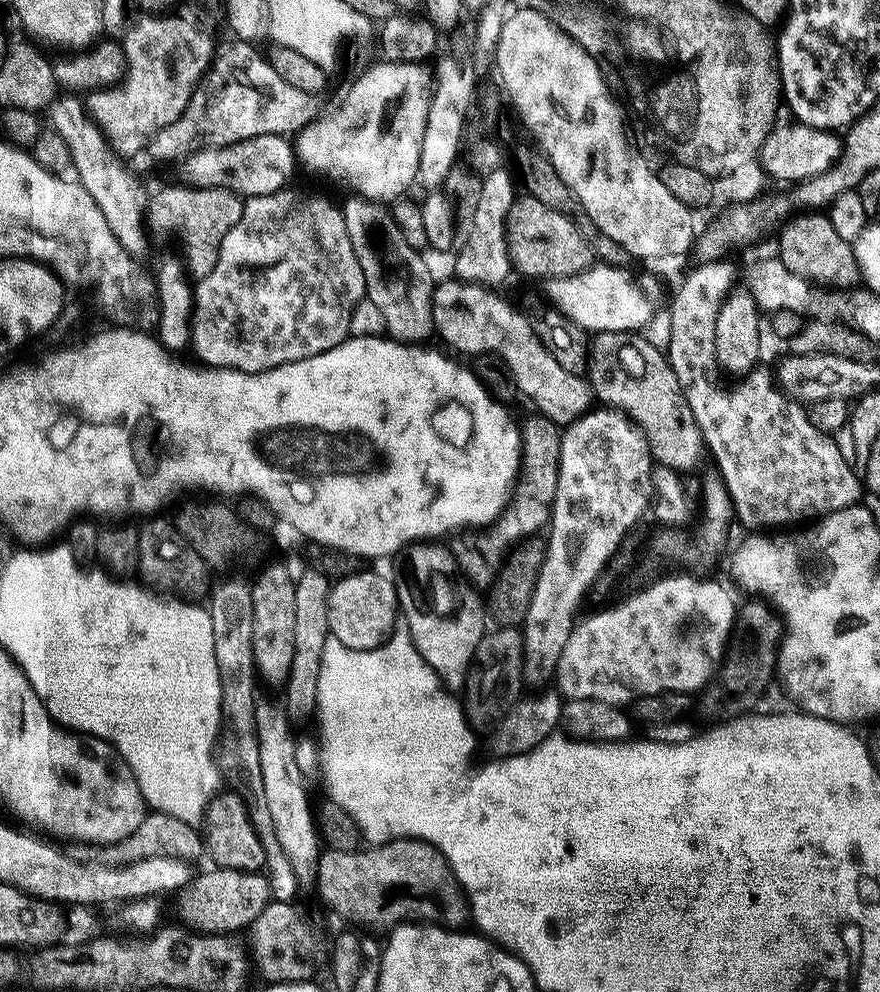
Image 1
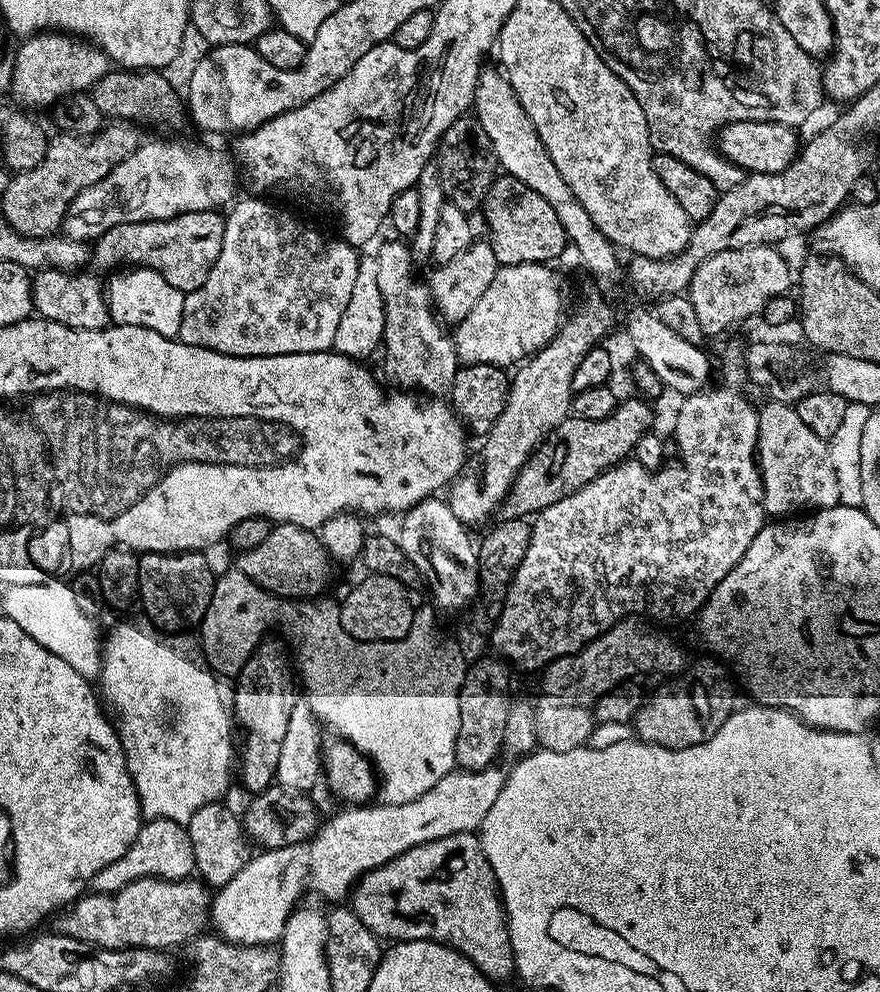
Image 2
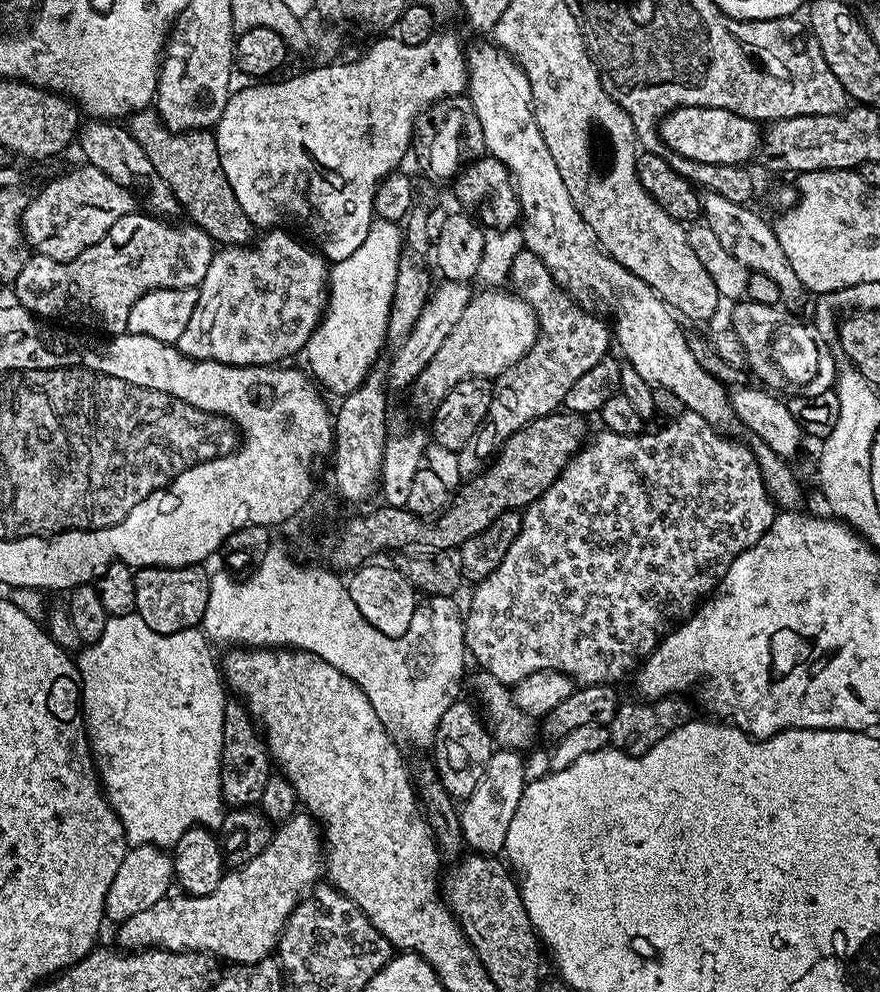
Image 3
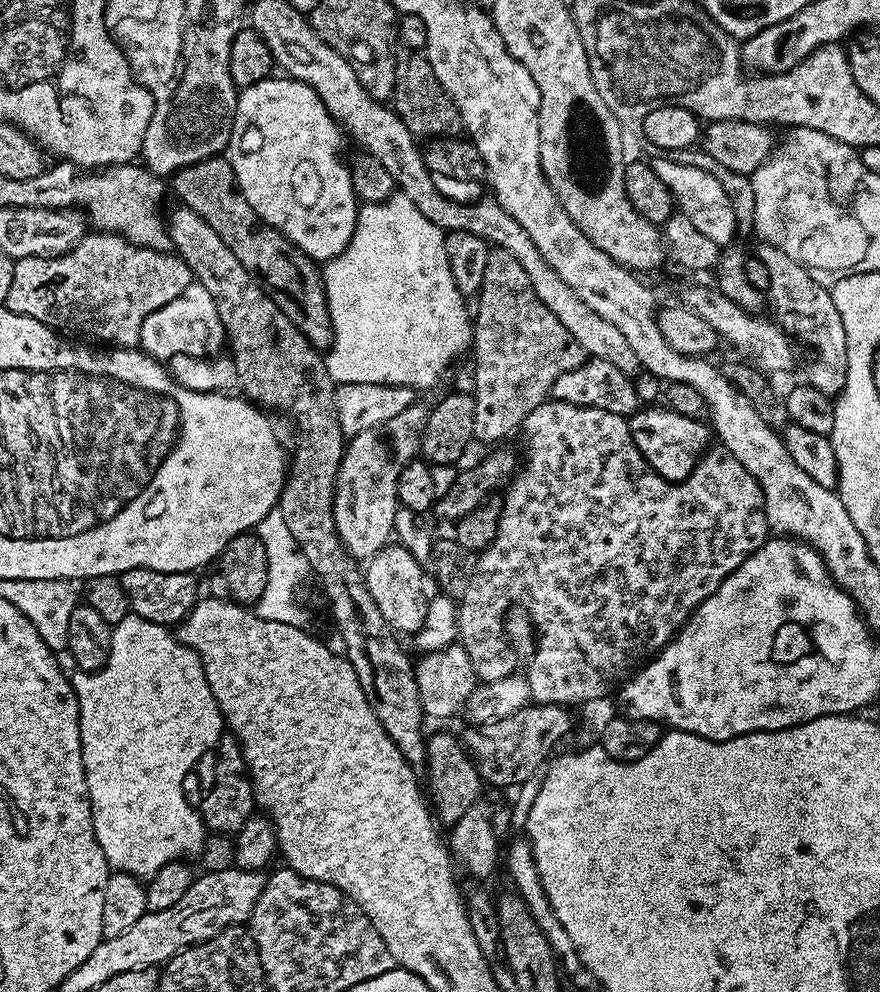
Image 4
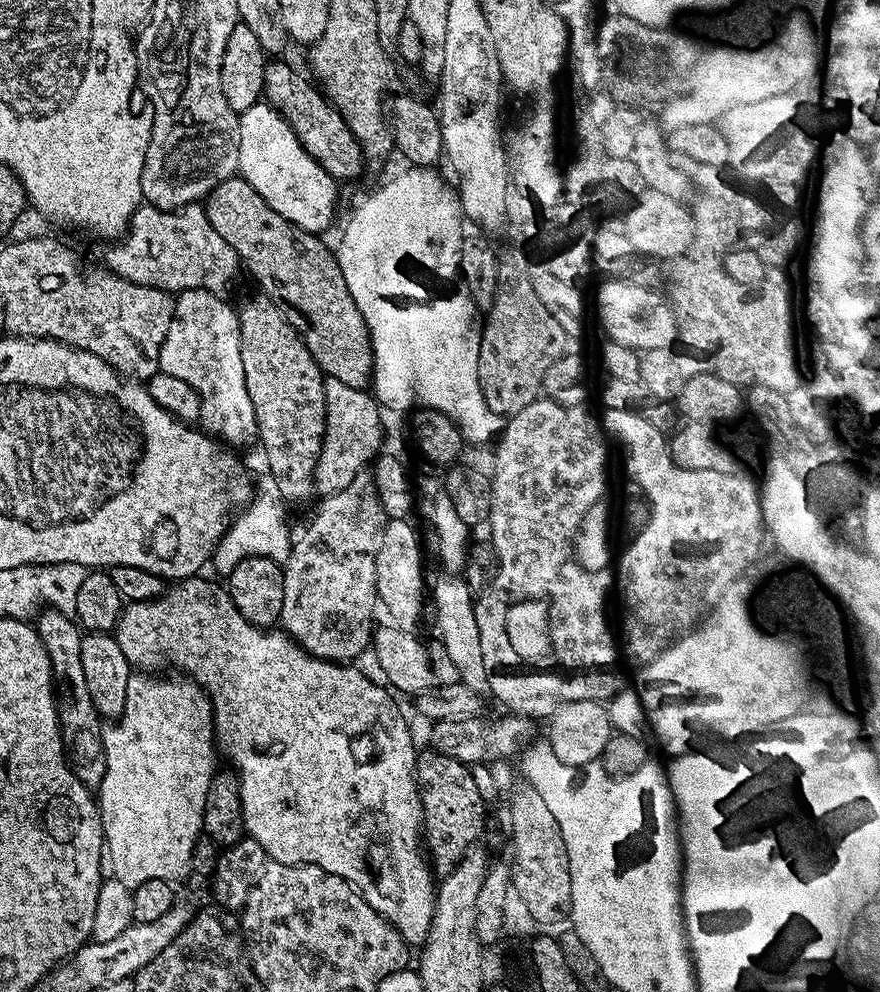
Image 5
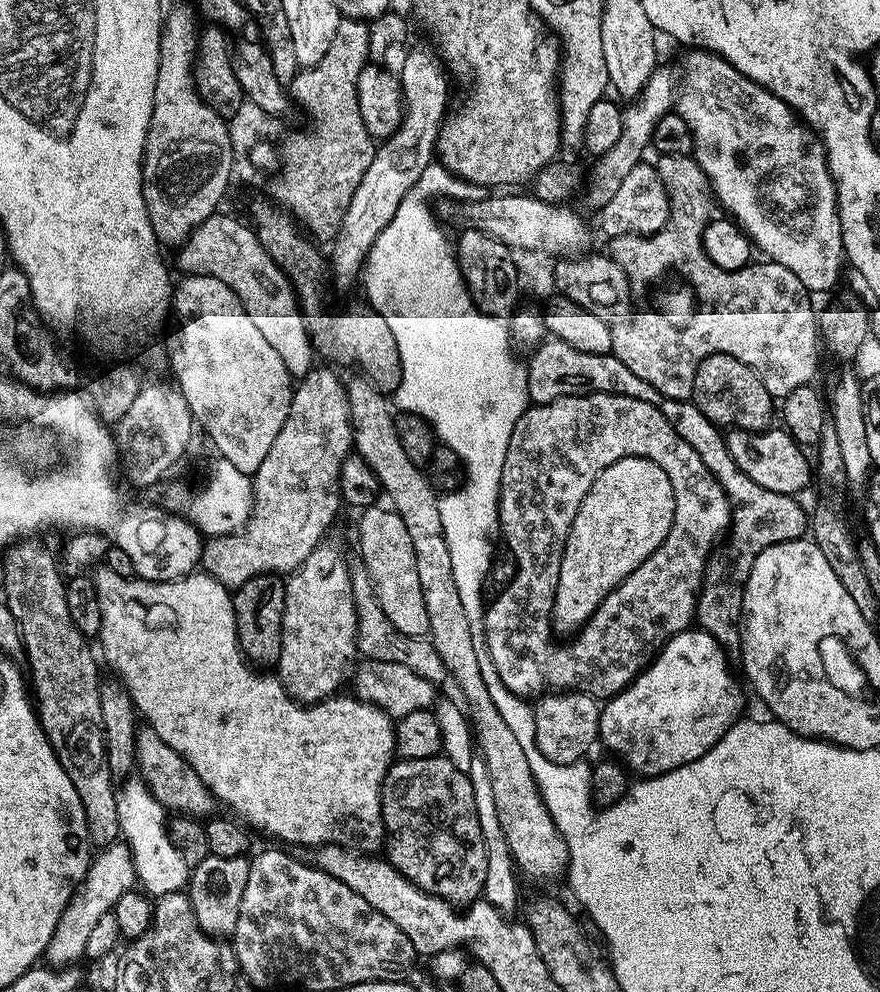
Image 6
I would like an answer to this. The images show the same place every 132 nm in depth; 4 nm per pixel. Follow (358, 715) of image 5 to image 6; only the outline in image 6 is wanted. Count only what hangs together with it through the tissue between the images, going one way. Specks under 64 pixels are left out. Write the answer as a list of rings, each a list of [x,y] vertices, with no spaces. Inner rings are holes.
[[[100,566],[95,569],[92,581],[98,590],[98,606],[102,606],[102,626],[98,643],[108,651],[109,666],[117,672],[115,675],[135,704],[136,712],[143,719],[144,716],[148,719],[145,721],[158,734],[158,738],[162,738],[162,742],[166,742],[179,752],[187,760],[188,765],[203,777],[205,784],[219,801],[221,798],[232,809],[237,810],[236,814],[245,821],[252,820],[256,827],[286,842],[302,844],[306,846],[305,848],[333,843],[344,847],[357,847],[362,852],[374,852],[379,845],[380,847],[383,845],[386,833],[384,819],[381,818],[381,794],[398,743],[393,717],[382,711],[380,707],[375,707],[368,701],[350,694],[349,696],[334,694],[311,705],[293,700],[287,687],[283,688],[272,676],[263,676],[260,673],[263,671],[257,670],[251,663],[246,662],[236,637],[236,615],[232,605],[232,592],[222,582],[203,570],[182,576],[178,580],[141,580],[125,578],[107,566]]]

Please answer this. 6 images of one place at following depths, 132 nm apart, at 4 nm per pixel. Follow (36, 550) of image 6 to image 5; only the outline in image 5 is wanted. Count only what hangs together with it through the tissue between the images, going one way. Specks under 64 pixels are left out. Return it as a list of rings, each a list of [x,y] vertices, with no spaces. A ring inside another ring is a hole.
[[[48,610],[39,615],[36,633],[50,660],[54,688],[56,691],[57,720],[60,721],[60,738],[65,756],[72,772],[89,790],[99,789],[105,776],[107,756],[104,752],[102,720],[95,710],[86,687],[80,654],[81,629],[63,612]]]

